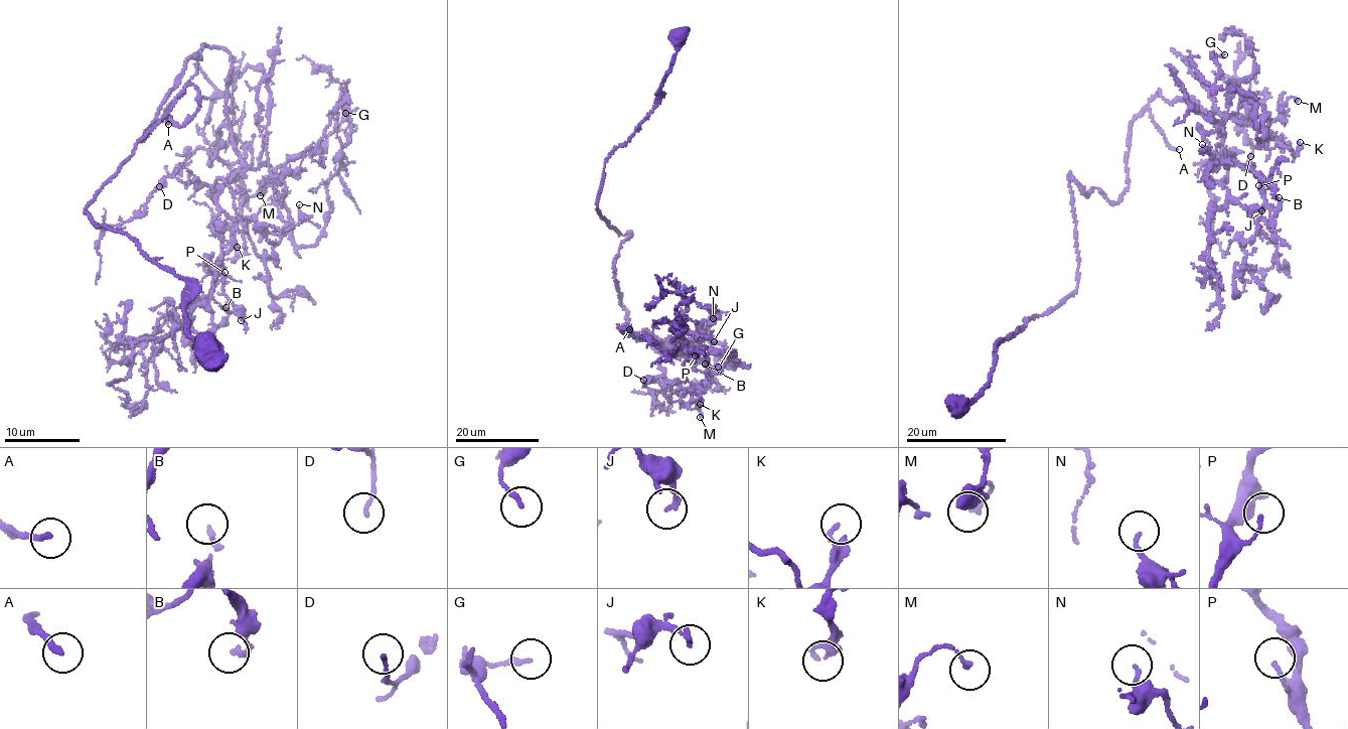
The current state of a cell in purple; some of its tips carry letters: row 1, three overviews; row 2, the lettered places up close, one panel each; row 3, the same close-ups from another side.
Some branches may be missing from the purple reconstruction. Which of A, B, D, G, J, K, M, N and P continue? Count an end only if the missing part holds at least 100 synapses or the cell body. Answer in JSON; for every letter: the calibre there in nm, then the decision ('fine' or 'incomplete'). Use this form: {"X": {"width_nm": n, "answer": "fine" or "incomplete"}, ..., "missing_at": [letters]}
{"A": {"width_nm": 240, "answer": "incomplete"}, "B": {"width_nm": 160, "answer": "fine"}, "D": {"width_nm": 140, "answer": "fine"}, "G": {"width_nm": 180, "answer": "fine"}, "J": {"width_nm": 190, "answer": "fine"}, "K": {"width_nm": 150, "answer": "fine"}, "M": {"width_nm": 150, "answer": "fine"}, "N": {"width_nm": 120, "answer": "fine"}, "P": {"width_nm": 120, "answer": "fine"}, "missing_at": ["A"]}

